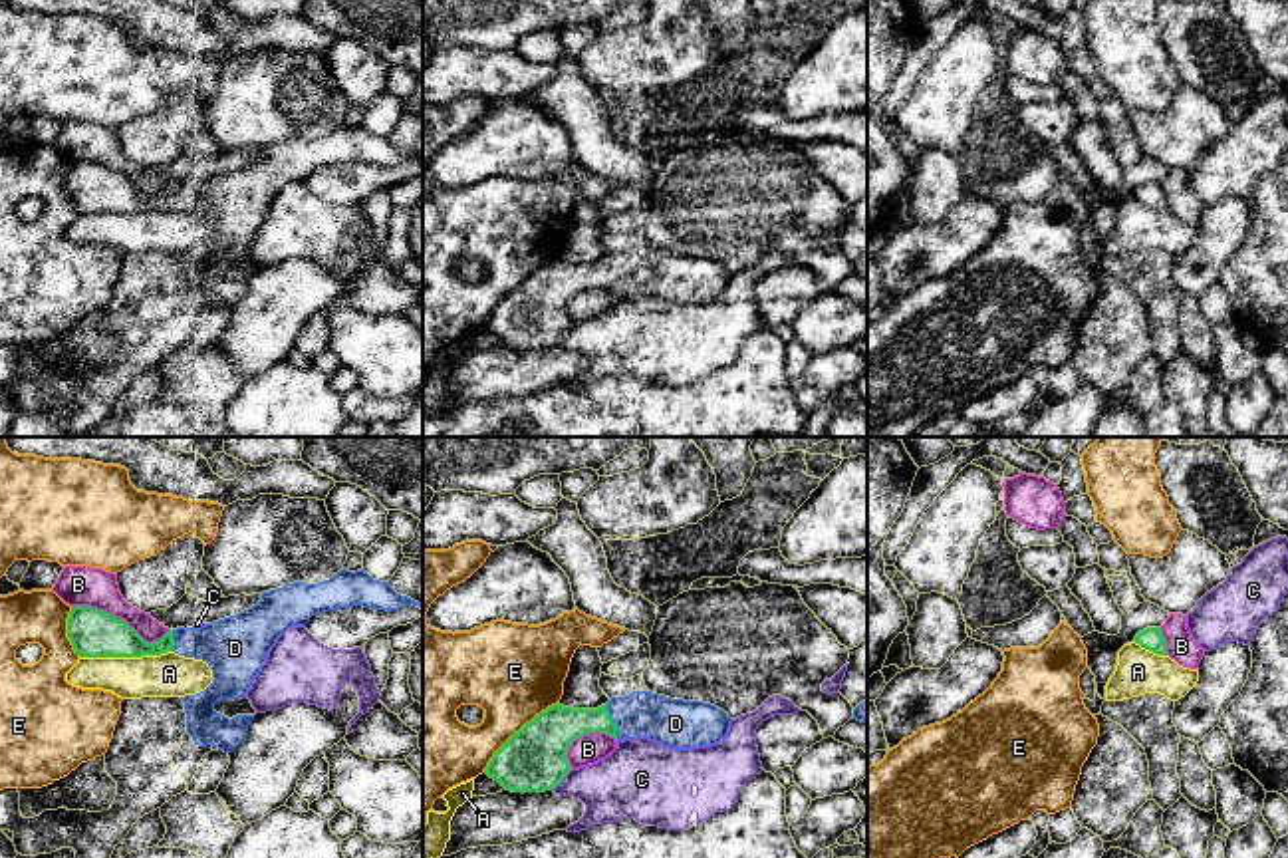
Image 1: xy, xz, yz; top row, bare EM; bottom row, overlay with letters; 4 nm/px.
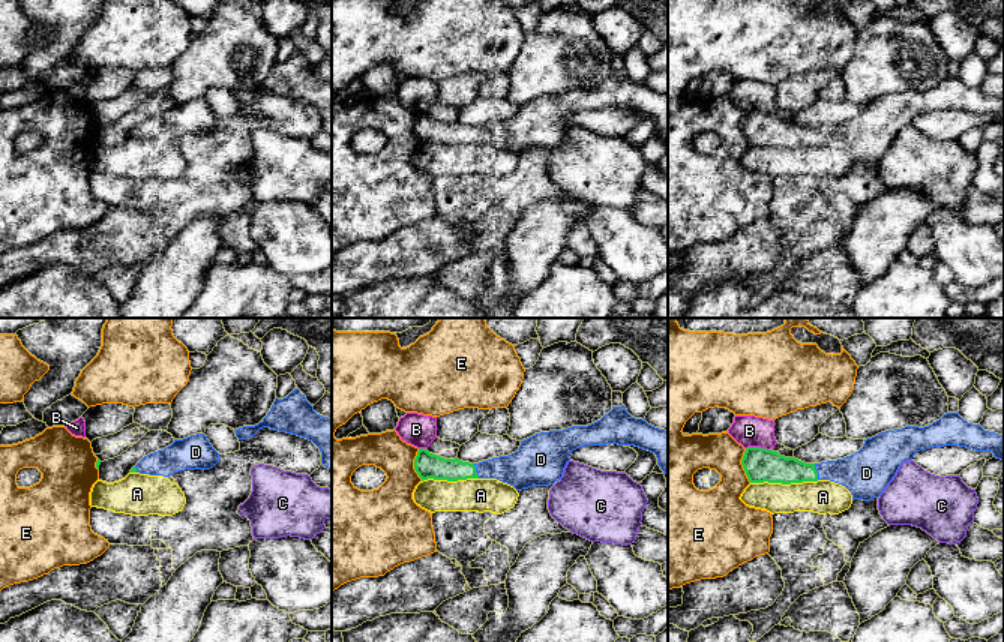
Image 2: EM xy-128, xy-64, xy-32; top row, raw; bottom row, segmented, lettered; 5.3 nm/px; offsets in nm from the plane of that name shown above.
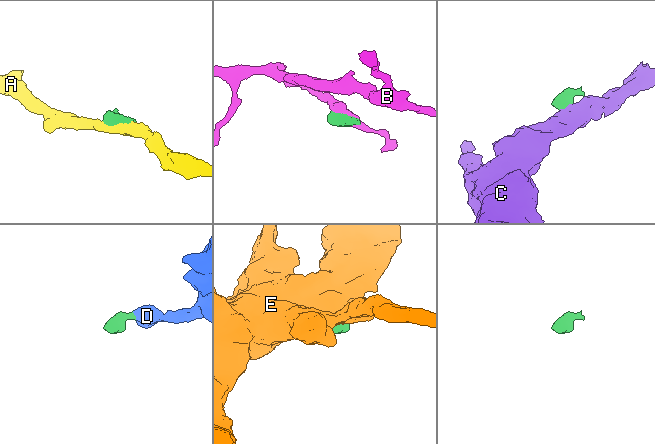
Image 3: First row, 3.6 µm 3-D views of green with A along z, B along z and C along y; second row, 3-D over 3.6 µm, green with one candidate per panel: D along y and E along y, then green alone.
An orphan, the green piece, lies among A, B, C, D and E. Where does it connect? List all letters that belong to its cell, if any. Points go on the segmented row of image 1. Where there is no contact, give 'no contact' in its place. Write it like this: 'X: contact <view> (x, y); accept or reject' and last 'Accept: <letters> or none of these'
A: contact xy (126, 656); reject
B: contact xy (120, 618); reject
C: contact xz (560, 781); reject
D: contact xz (612, 721); accept
E: contact xz (518, 731); reject
Accept: D

